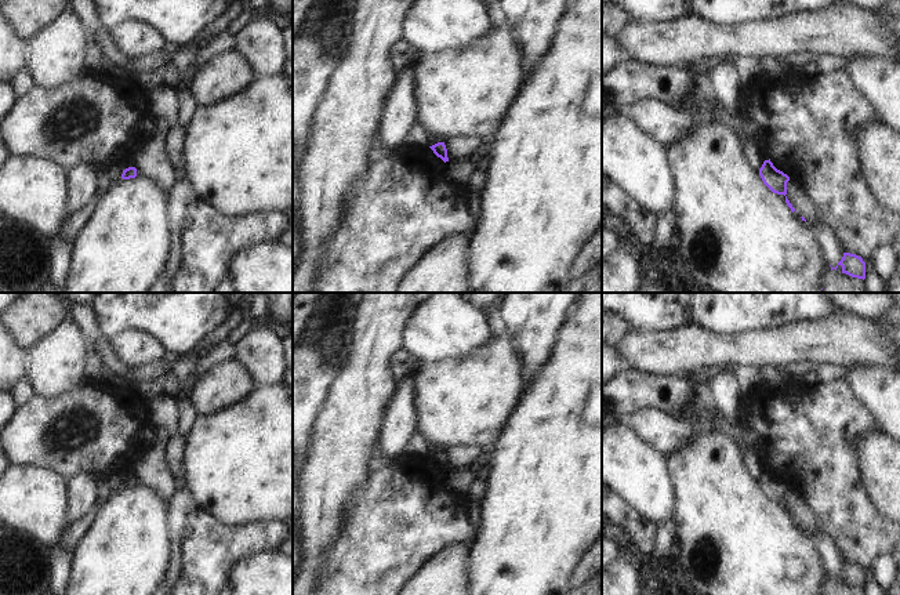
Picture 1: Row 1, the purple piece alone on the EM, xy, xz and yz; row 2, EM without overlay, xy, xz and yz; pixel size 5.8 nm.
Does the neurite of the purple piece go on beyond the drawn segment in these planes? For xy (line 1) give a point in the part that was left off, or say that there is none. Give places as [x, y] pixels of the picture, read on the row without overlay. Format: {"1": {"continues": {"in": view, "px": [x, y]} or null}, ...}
{"1": {"continues": null}}

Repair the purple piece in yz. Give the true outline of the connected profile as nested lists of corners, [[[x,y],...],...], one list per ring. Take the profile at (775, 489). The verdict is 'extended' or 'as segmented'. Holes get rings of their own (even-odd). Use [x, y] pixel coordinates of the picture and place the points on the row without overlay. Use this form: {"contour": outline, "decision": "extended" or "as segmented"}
{"contour": [[[770,468],[763,471],[762,476],[759,478],[759,485],[763,493],[773,503],[784,505],[787,504],[787,491],[790,490],[790,486],[783,480],[777,479]]], "decision": "as segmented"}

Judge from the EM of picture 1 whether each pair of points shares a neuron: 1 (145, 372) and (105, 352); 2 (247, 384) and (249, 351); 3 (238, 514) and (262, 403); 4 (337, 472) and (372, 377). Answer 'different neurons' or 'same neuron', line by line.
1: same neuron
2: different neurons
3: same neuron
4: same neuron

